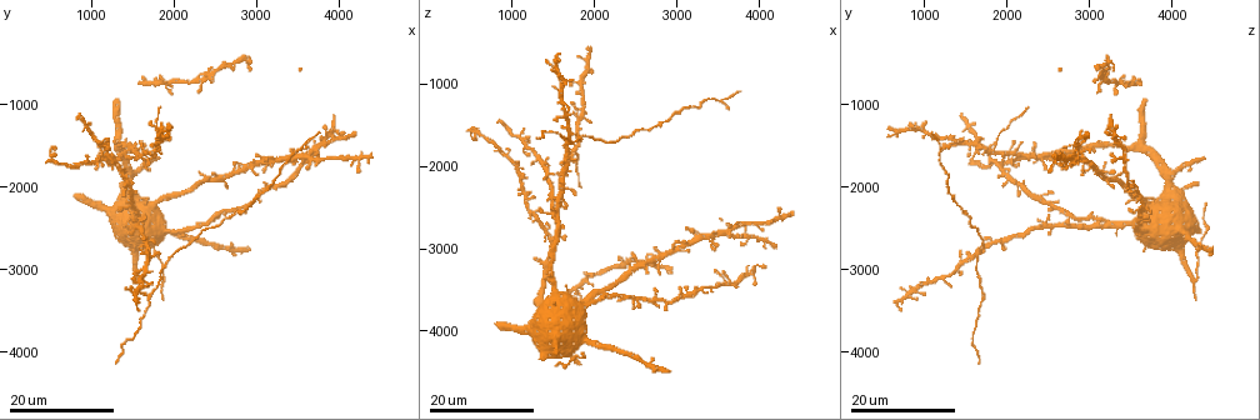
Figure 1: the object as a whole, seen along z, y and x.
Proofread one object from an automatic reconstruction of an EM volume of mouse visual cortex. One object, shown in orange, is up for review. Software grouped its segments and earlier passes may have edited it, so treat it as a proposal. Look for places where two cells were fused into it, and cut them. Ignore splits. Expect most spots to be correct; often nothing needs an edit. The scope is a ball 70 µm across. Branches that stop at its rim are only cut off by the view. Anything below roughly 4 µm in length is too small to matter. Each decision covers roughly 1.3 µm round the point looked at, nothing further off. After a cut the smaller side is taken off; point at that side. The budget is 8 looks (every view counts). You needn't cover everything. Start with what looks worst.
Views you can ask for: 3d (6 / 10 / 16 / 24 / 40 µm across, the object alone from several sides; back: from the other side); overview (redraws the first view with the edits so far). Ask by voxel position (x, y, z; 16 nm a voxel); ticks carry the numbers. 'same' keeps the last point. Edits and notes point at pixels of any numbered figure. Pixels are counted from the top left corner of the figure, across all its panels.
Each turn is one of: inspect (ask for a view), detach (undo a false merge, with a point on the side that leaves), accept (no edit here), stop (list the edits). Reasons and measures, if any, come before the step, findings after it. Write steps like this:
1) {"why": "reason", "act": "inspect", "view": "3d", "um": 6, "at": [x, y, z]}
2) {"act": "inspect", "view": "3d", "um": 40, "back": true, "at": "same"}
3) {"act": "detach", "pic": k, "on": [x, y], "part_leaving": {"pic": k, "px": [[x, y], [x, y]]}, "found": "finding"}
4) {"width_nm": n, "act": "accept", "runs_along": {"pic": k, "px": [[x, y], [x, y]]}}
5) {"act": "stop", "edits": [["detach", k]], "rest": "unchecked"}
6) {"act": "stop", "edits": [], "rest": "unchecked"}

{"why": "looks like a crossing", "act": "inspect", "view": "3d", "um": 16, "at": [1750, 1550, 1850]}

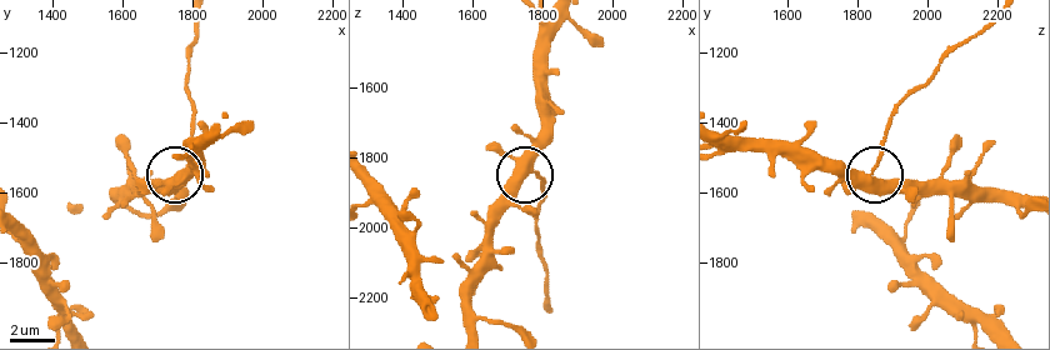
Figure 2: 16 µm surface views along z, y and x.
{"act": "inspect", "view": "3d", "um": 6, "at": [1760, 1560, 1830]}

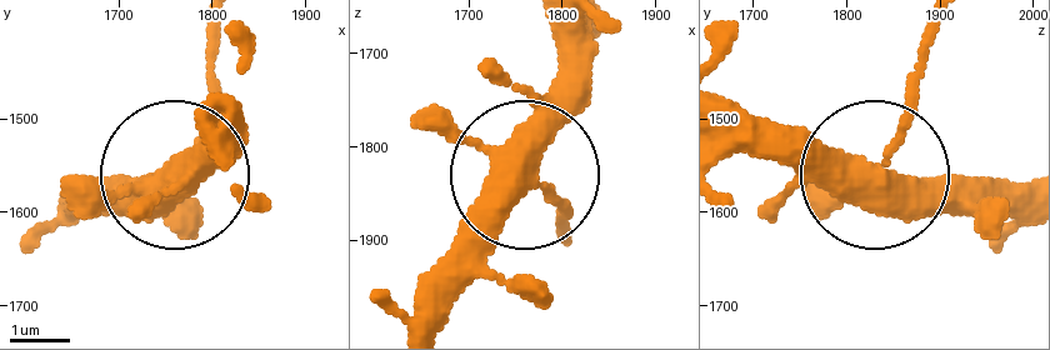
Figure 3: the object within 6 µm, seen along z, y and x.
{"width_nm": 410, "act": "detach", "pic": 3, "on": [210, 81], "part_leaving": {"pic": 3, "px": [[889, 163], [924, 33]]}, "found": "two cells meet here"}

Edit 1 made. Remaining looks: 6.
{"why": "see it whole again", "act": "inspect", "view": "overview"}

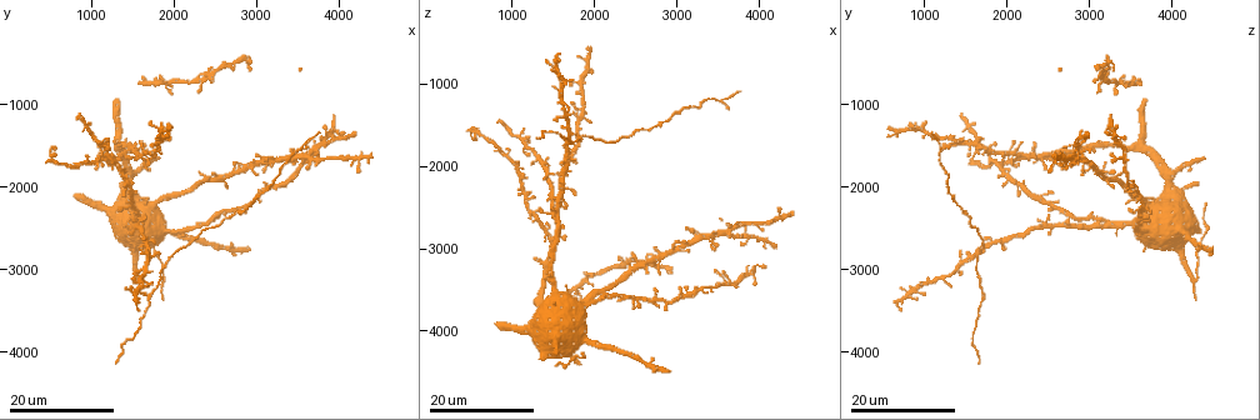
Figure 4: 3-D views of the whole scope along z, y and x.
{"act": "inspect", "view": "3d", "um": 16, "at": [1750, 2800, 1600]}

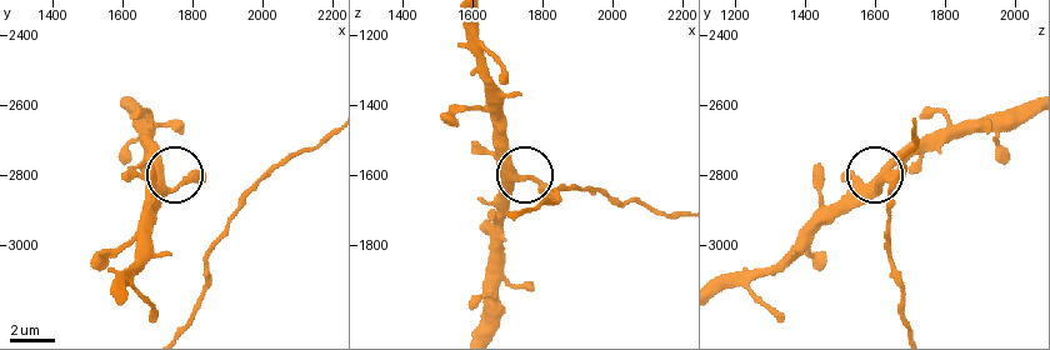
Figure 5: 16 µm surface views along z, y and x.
{"why": "zoom in", "act": "inspect", "view": "3d", "um": 10, "at": [1740, 2850, 1600]}

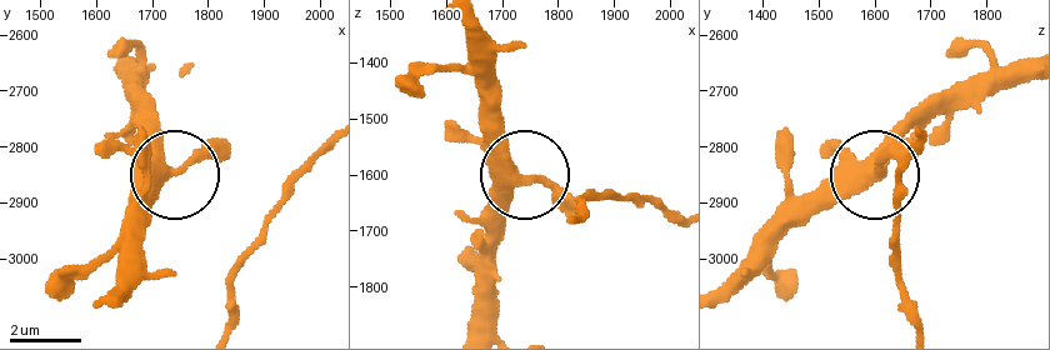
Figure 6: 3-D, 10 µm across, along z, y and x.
{"width_nm": 390, "act": "accept", "found": "one cell here"}

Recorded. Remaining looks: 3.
{"act": "inspect", "view": "3d", "um": 24, "at": [1550, 2450, 3450]}

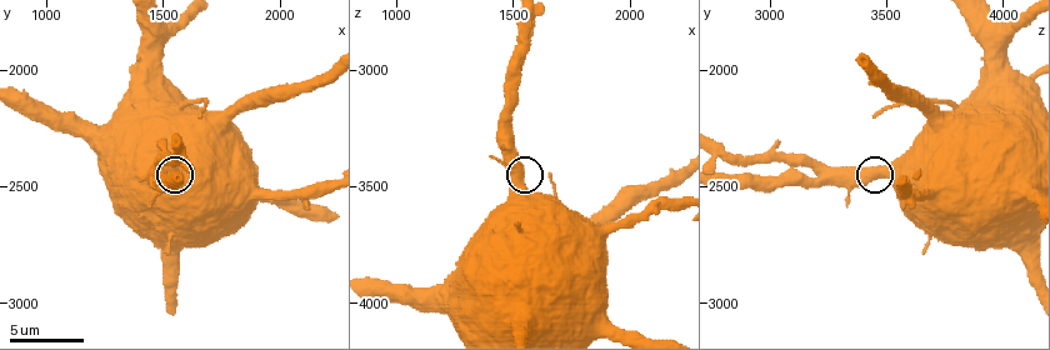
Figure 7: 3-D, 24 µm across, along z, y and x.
{"why": "closer look", "act": "inspect", "view": "3d", "um": 6, "at": [1540, 2440, 3490]}

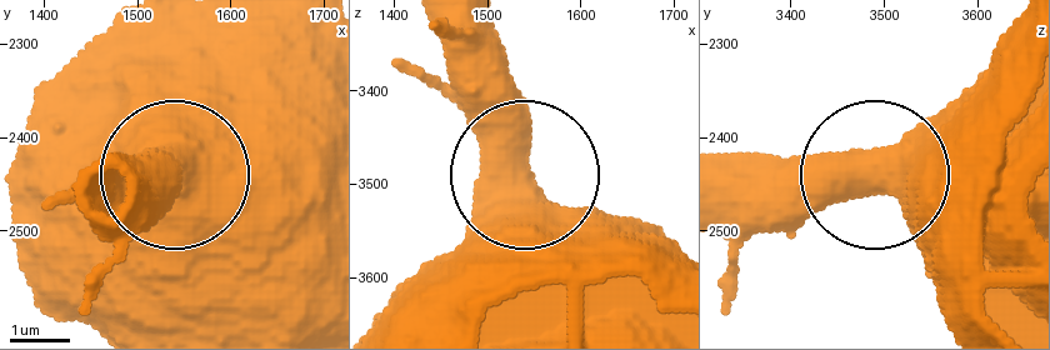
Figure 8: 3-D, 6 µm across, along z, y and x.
{"act": "accept", "found": "continuous, no second cell"}

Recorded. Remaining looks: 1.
{"act": "stop", "edits": [["detach", 3]], "rest": "unchecked"}

